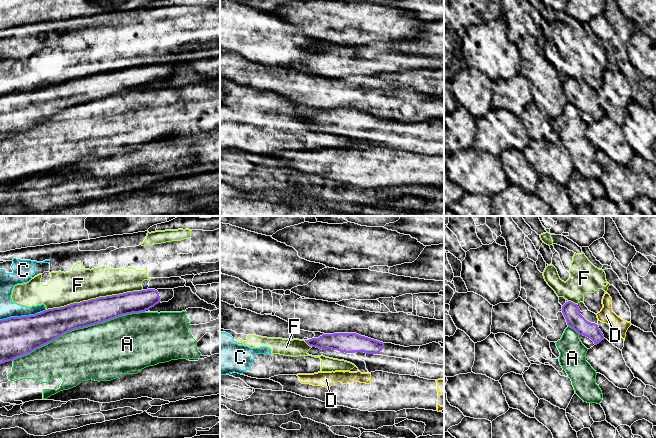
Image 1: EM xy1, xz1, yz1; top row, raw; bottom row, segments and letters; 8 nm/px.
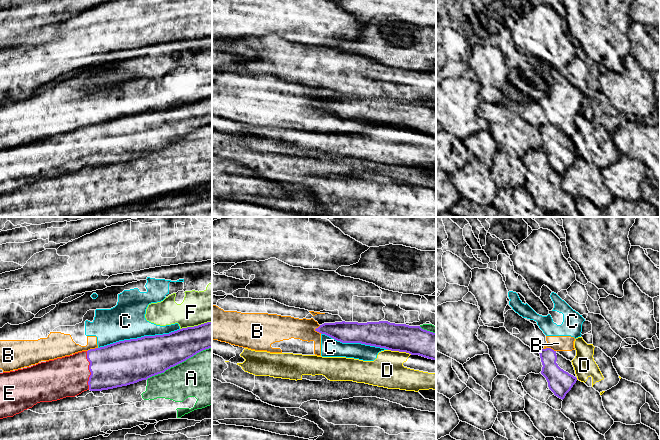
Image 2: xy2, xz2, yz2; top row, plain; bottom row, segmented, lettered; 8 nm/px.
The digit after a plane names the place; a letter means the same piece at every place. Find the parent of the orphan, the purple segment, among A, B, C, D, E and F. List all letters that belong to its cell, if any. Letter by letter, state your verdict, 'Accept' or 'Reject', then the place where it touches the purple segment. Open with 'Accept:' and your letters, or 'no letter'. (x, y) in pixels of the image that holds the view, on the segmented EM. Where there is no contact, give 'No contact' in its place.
Accept: E
A: Reject. Touches purple at xy1 (78, 328)
B: Reject. Touches purple at xz2 (315, 329)
C: Reject. Touches purple at xy2 (138, 338)
D: Reject. Touches purple at xz2 (400, 351)
E: Accept. Touches purple at xy2 (89, 369)
F: Reject. Touches purple at xy1 (94, 299)

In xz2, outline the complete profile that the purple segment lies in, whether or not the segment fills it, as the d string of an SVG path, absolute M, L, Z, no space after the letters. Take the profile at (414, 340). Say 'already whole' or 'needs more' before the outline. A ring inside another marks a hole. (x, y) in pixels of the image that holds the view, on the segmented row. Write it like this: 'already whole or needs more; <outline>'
already whole; M379 322L324 323L315 331L342 343L361 343L436 360L436 333L420 326Z

